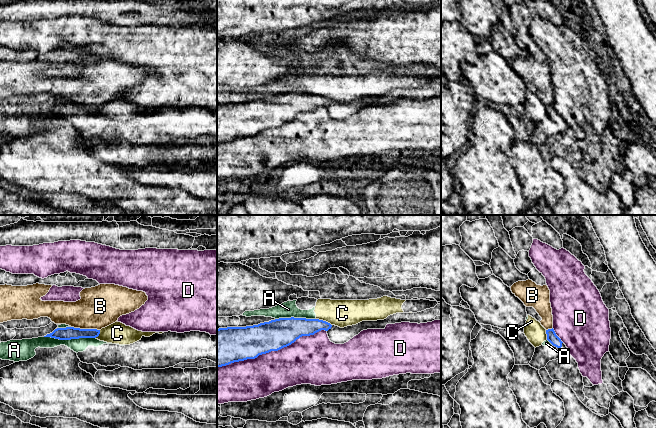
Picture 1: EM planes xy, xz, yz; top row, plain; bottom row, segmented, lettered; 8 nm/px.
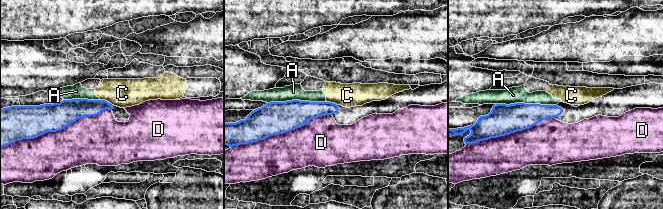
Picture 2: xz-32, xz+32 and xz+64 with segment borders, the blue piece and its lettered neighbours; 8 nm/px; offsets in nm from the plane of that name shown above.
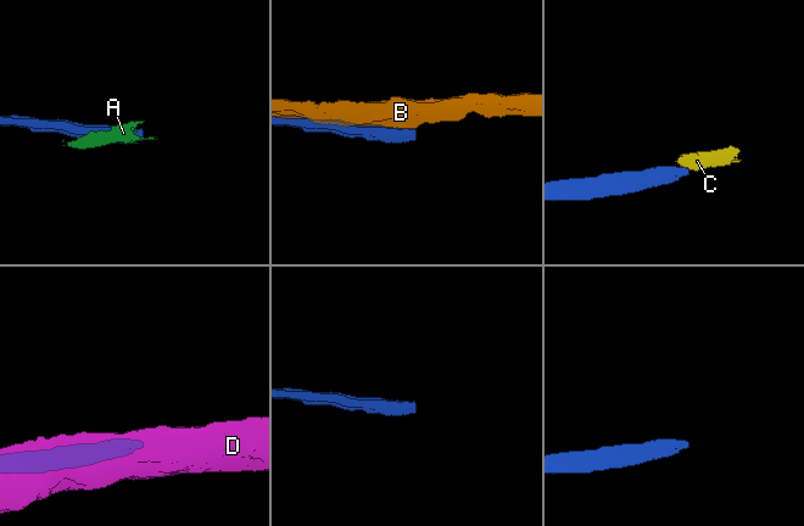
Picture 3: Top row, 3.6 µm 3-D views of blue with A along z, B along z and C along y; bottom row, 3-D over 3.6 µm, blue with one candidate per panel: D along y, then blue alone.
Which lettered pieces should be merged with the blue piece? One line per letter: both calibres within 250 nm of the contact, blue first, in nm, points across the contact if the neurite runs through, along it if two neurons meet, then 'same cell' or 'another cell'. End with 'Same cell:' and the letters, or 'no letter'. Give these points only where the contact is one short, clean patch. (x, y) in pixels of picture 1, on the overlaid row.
A: calibres 110 and 110 nm; border xy (44, 336), (59, 339), (95, 338); another cell
B: calibres 110 and 340 nm; another cell
C: calibres 170 and 220 nm; border xz (316, 318), (325, 320), (331, 325); another cell
D: calibres 280 and 340 nm; another cell
Same cell: no letter

